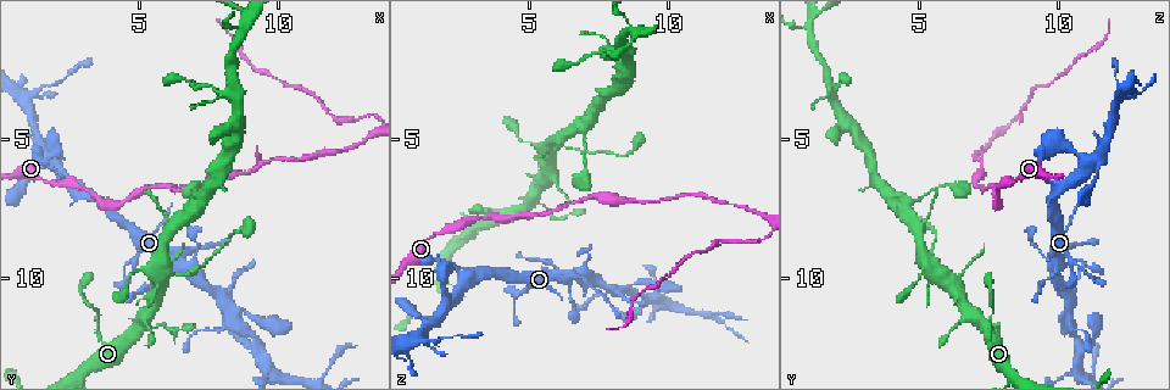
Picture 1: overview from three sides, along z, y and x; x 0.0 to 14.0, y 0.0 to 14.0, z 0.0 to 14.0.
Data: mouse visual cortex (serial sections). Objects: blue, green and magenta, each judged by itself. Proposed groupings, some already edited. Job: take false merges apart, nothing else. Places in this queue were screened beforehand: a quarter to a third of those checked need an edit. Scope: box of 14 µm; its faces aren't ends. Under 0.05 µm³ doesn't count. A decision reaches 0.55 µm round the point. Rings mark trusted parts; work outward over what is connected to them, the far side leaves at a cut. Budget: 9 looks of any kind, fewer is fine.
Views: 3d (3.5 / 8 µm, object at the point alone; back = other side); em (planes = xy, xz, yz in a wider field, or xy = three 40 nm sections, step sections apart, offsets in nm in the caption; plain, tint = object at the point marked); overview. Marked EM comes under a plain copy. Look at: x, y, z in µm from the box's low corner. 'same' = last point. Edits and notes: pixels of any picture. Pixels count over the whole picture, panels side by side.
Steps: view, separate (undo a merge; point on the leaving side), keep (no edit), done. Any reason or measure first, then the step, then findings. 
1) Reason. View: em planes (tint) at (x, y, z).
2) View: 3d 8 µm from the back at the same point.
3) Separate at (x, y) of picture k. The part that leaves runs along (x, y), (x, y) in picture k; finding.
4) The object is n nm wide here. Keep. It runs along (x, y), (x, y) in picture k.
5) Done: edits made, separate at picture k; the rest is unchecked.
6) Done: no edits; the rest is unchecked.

Sharp bend. View: 3d 3.5 µm at (13.4, 4.2, 8.7).

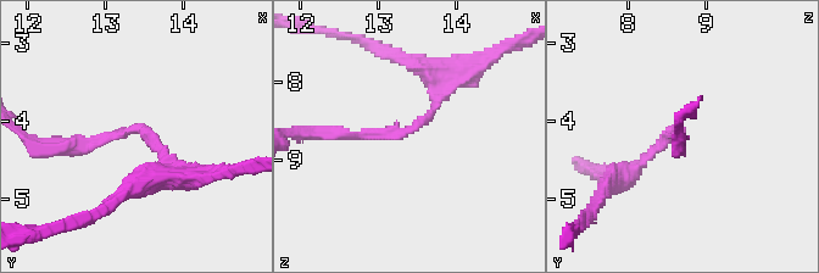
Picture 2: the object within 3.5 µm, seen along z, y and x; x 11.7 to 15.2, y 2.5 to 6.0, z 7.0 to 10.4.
The arms are 150, 150 nm wide; need the tissue. View: em xy step 3 (tint) at (13.35, 4.10, 8.65).

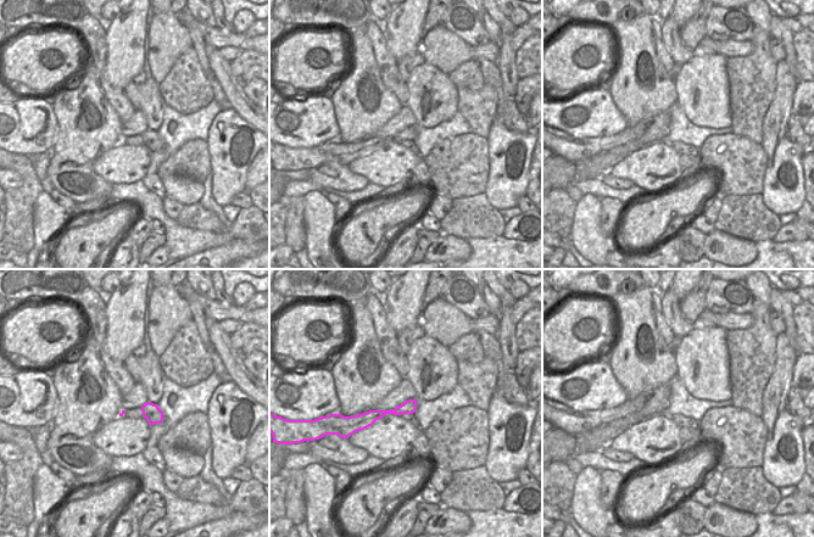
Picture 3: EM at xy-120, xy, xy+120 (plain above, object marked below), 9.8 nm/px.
Keep. It runs along (413, 403), (396, 412), (355, 418) in picture 3; all the same cell.

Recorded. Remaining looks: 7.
Sharp bend. View: 3d 8 µm at (5.8, 11.6, 7.9).

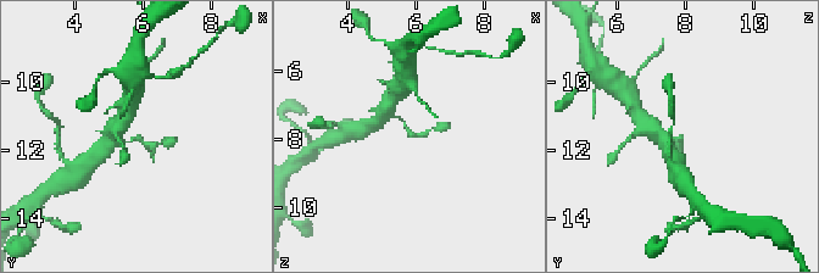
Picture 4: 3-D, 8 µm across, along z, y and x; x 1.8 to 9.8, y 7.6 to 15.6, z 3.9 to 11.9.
View: 3d 3.5 µm at (5.8, 11.7, 7.9).

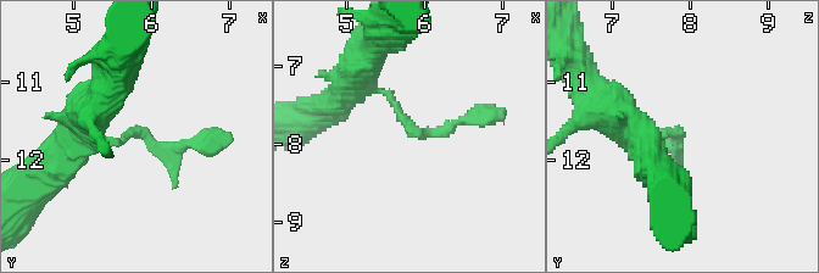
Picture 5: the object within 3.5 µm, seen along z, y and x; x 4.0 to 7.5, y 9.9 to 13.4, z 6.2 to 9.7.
View: em xy step 2 (tint) at (5.85, 11.65, 7.80).

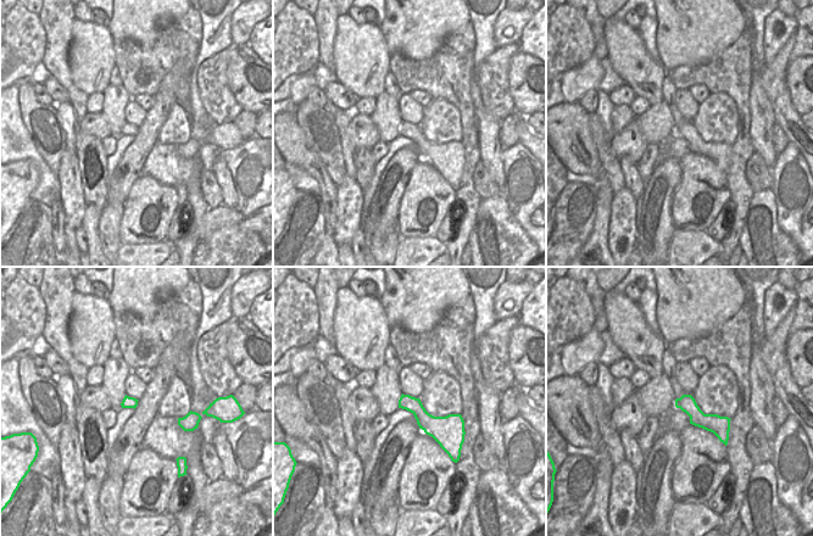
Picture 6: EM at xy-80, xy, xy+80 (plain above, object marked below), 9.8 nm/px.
Keep. Continuous, no second cell.

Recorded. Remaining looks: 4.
Narrows sharply. View: 3d 3.5 µm at (3.4, 11.5, 7.5).

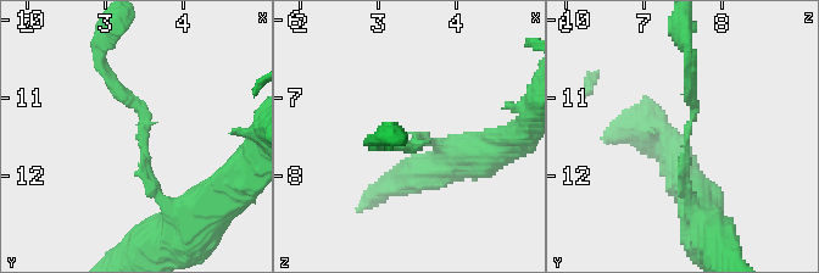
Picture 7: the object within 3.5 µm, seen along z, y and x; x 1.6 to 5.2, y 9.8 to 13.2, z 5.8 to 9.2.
View: em xy step 5 (tint) at (3.45, 11.50, 7.55).

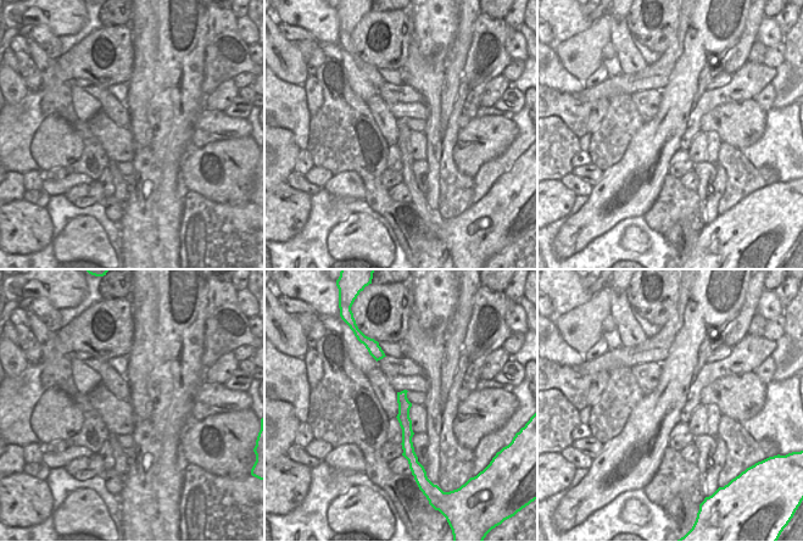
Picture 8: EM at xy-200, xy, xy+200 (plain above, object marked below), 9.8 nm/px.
View: em xy step 1 (tint) at the same point.

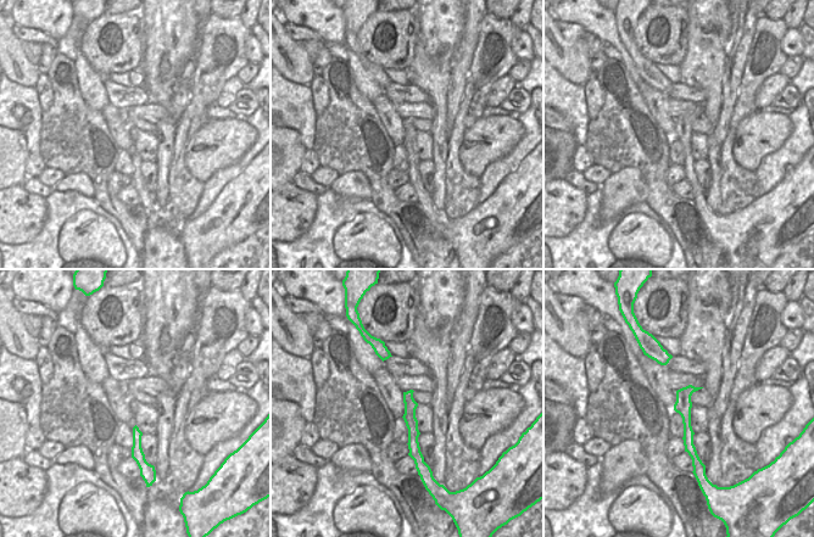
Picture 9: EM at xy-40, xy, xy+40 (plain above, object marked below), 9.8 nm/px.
Keep. All the same cell.

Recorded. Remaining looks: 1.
Done: no edits; the rest is unchecked.

